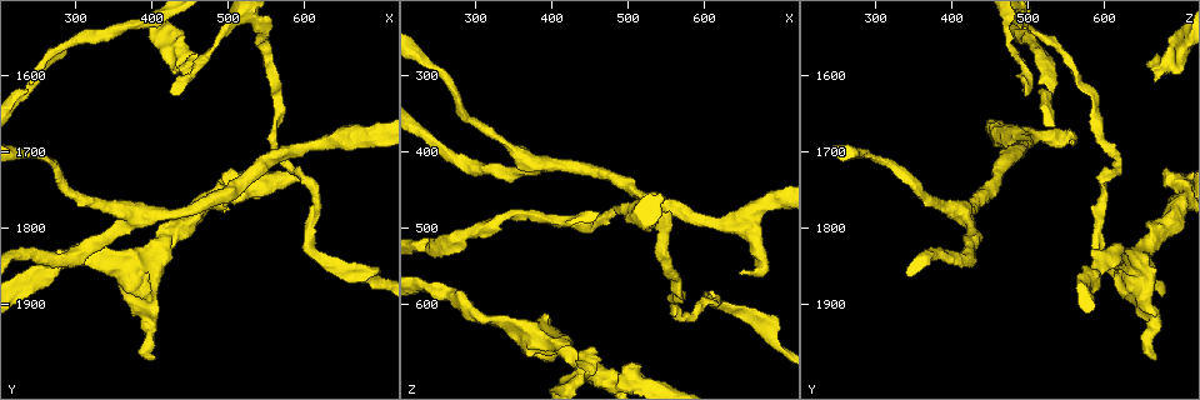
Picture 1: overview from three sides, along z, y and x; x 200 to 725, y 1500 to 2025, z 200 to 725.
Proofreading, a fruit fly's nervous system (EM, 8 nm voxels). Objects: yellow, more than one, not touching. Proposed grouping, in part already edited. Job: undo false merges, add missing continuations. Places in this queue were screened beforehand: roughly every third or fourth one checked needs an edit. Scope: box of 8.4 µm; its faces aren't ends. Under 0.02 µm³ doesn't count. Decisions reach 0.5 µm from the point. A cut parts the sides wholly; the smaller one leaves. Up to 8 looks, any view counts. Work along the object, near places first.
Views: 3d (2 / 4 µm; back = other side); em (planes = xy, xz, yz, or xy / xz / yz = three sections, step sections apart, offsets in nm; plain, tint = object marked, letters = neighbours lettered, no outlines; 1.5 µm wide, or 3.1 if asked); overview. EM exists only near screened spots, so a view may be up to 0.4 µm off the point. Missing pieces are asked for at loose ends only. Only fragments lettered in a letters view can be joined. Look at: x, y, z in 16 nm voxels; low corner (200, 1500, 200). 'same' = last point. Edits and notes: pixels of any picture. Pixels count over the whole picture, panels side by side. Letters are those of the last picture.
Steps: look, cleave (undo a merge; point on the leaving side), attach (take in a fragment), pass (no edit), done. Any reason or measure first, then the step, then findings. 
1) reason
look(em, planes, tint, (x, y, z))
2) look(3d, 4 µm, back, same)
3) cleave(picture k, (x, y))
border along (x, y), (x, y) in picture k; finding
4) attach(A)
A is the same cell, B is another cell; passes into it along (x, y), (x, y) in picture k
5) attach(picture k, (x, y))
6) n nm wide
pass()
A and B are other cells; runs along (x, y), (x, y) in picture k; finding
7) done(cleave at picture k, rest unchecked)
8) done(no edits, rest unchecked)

look(3d, 2 µm, (425, 1620, 495))

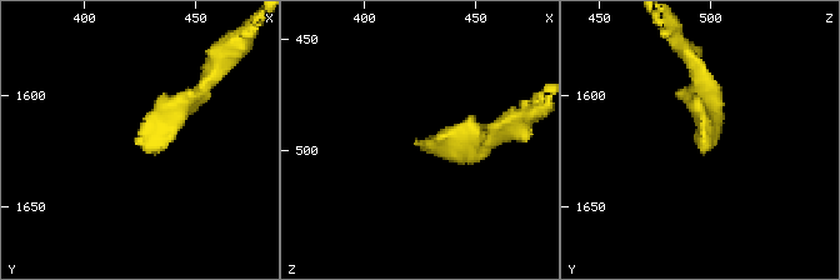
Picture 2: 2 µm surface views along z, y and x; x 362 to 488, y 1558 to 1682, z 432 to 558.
look(em, planes, letters, (423, 1620, 494))

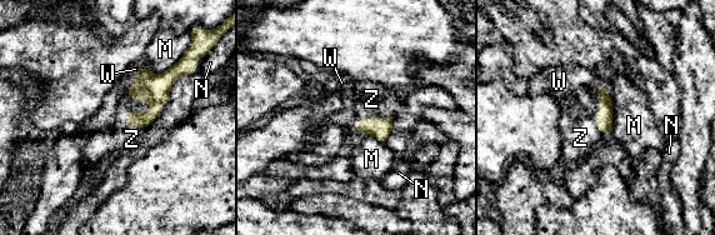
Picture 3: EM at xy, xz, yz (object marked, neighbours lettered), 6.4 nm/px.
attach(Z)
Z is the same cell, M, N and W are other cells; it goes on there

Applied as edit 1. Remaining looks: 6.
look(overview)

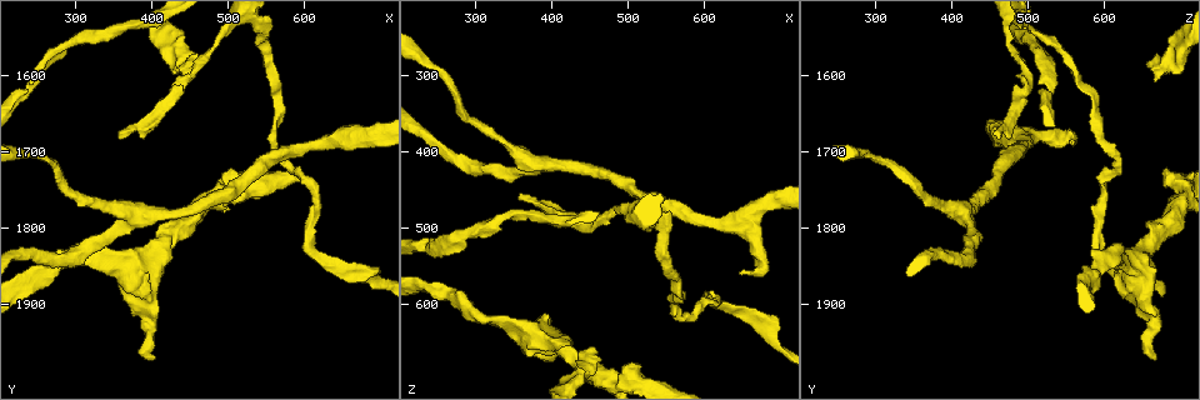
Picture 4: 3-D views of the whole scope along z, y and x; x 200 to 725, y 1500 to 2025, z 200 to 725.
stops while still wide
look(3d, 2 µm, (505, 1720, 680))

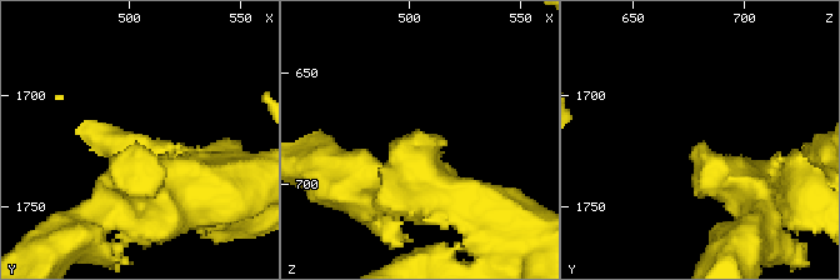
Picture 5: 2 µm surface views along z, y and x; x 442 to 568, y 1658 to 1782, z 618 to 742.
need the tissue
look(em, xy, step 8, tint, (505, 1721, 682))

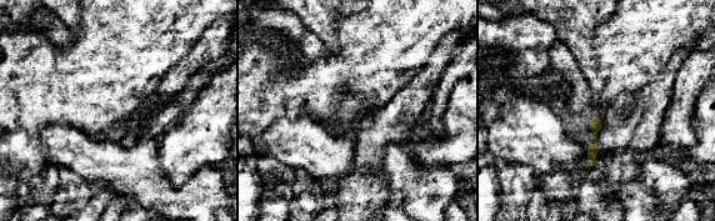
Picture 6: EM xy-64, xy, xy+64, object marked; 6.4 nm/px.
cut it another way
look(em, planes, letters, same)

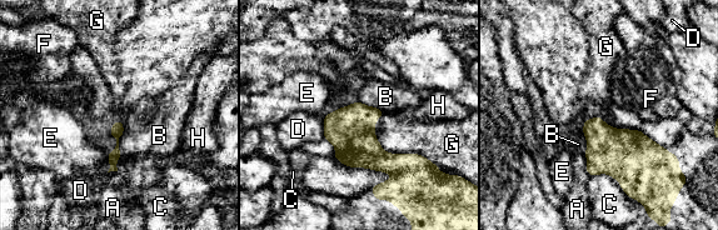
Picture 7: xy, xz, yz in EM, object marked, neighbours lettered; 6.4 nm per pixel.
pass()
A, B, C, D, E, F, G and H are other cells; border along (374, 131), (387, 151), (429, 160) in picture 7; none of them fits

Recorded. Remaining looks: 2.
done(attach at picture 3, rest unchecked)

